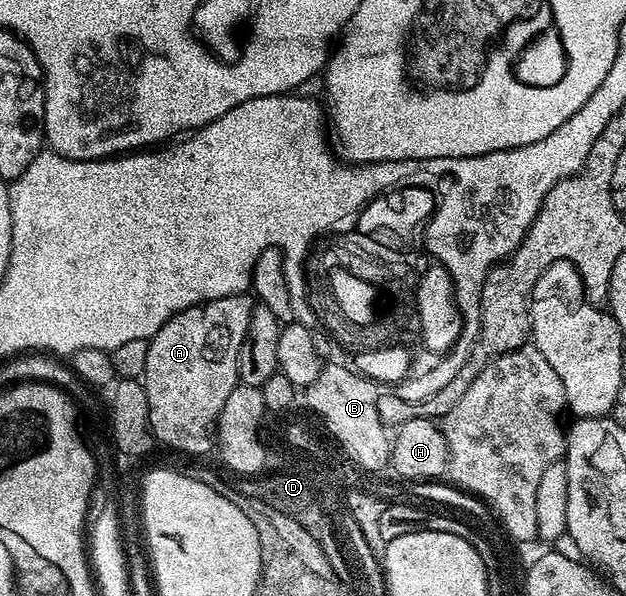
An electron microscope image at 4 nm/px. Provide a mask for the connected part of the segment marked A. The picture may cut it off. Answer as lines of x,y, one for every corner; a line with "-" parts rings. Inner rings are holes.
238,293
237,295
229,295
225,299
213,299
206,301
203,305
194,305
185,311
175,314
164,323
164,325
155,333
155,336
147,341
149,347
149,356
145,359
145,371
141,378
141,384
145,395
149,399
149,423
151,424
151,432
157,439
169,442
169,447
173,451
183,453
203,453
207,448
212,448
213,434
216,432
219,416
225,407
225,399
229,399
229,395
240,384
239,372
237,371
237,355
241,351
241,343
245,339
245,331
249,331
249,315
253,311
256,302
252,300
247,293

